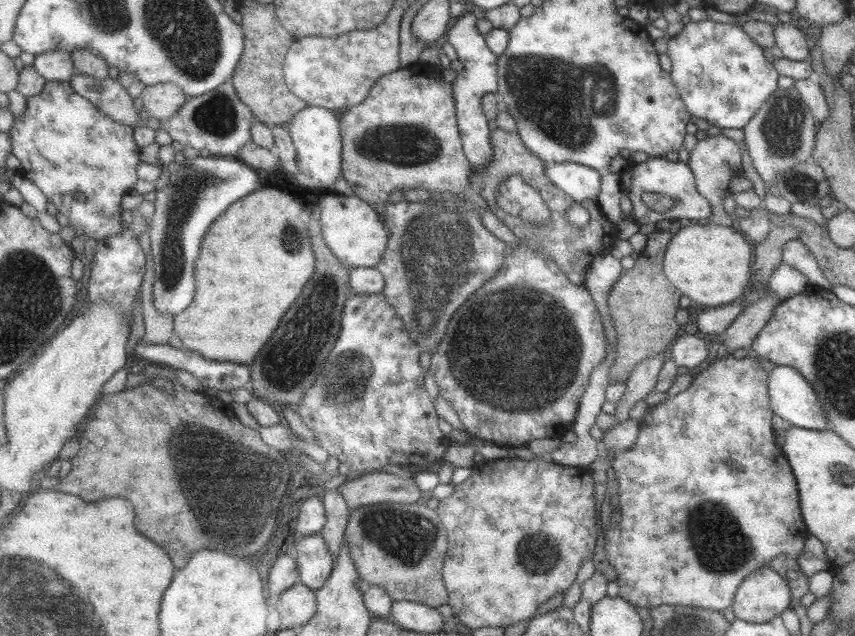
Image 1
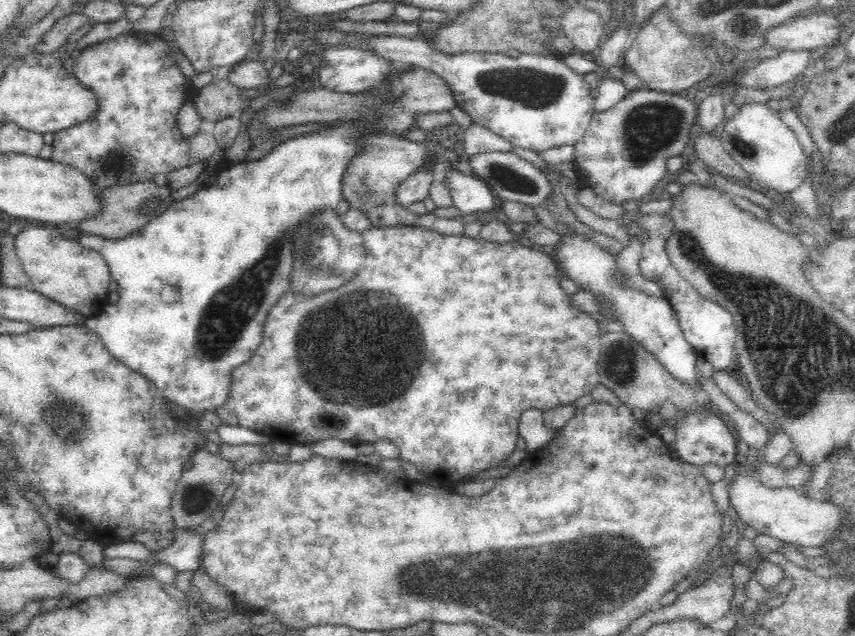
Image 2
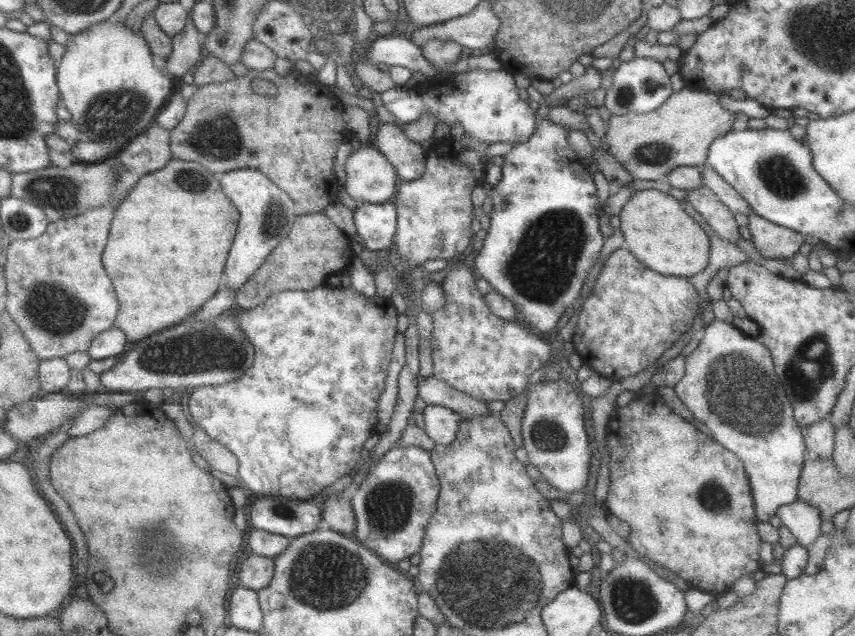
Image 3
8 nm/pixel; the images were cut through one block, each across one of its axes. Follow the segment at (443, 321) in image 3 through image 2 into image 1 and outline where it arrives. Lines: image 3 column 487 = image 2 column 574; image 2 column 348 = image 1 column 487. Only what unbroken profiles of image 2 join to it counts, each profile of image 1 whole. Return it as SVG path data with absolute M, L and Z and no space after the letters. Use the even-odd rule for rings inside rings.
M527 235L521 239L522 242L515 249L510 246L507 254L508 260L492 279L492 282L486 282L486 286L482 290L478 290L478 294L474 294L474 298L468 300L460 308L460 314L456 314L456 318L452 320L450 332L448 332L446 340L440 344L440 348L436 350L431 366L431 371L440 386L440 394L444 395L456 407L467 430L479 438L491 440L500 446L510 448L527 446L528 442L536 439L563 438L574 430L581 402L588 390L588 380L591 380L591 374L596 366L607 356L606 331L602 328L599 310L596 310L596 306L594 306L595 300L590 298L591 292L588 292L588 289L583 286L578 286L554 257L535 249L534 246L531 247L532 240Z

